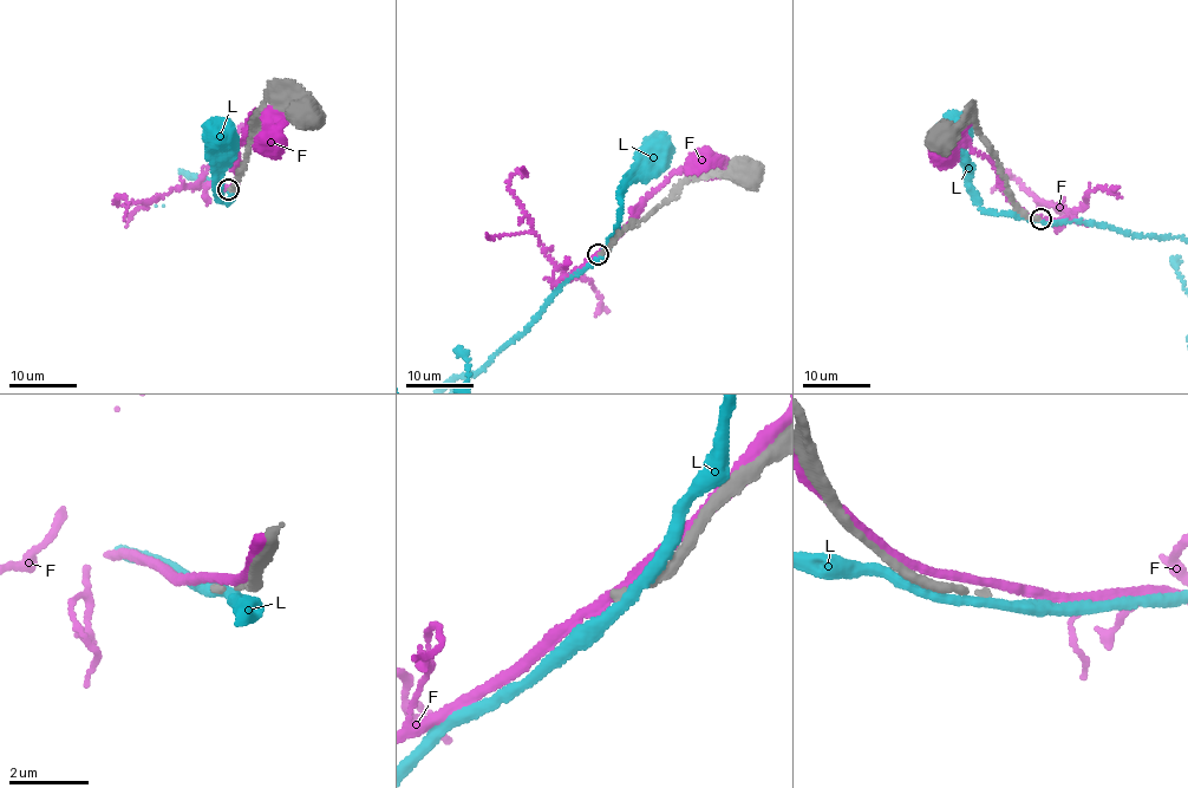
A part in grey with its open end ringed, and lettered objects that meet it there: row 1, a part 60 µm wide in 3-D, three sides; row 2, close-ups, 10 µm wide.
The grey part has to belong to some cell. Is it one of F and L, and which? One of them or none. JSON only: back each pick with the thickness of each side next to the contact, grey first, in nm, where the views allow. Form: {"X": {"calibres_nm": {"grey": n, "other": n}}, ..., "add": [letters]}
{"add": []}

